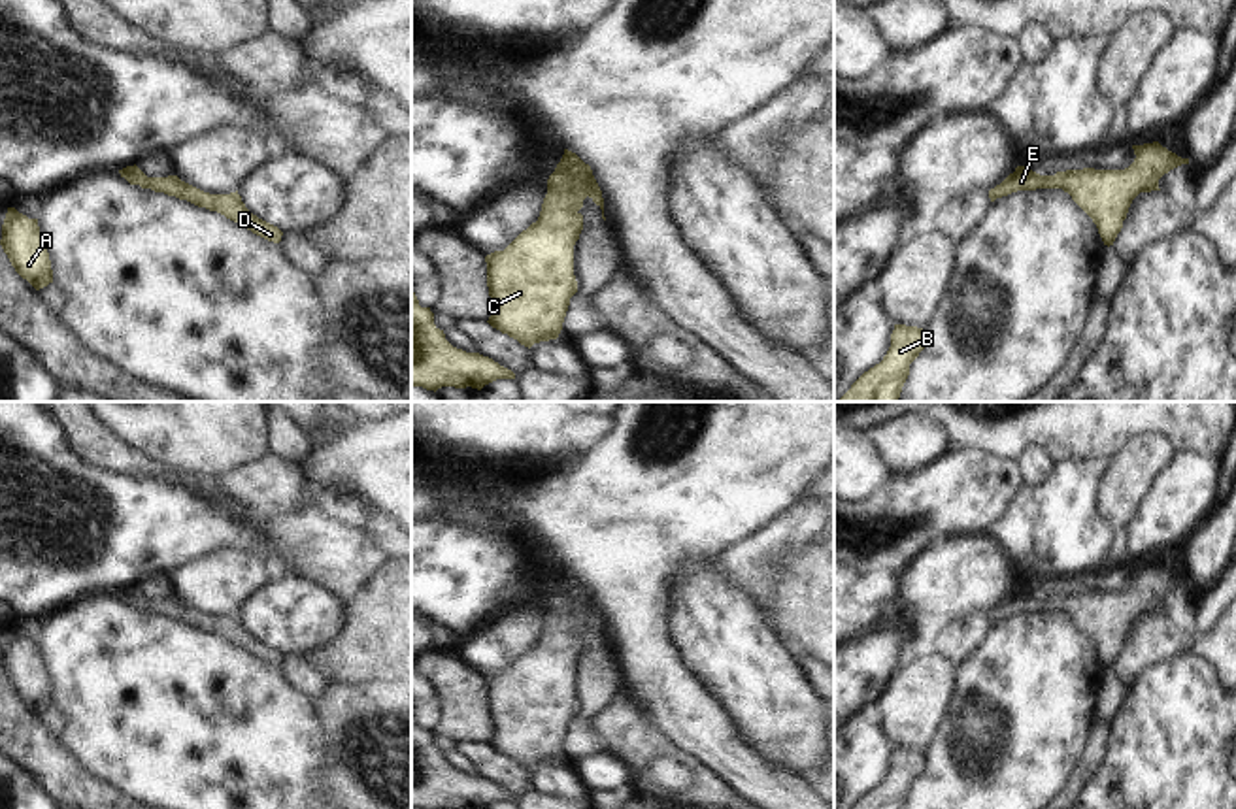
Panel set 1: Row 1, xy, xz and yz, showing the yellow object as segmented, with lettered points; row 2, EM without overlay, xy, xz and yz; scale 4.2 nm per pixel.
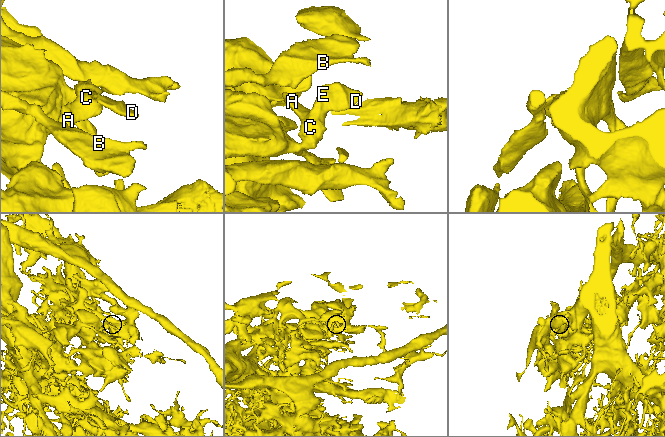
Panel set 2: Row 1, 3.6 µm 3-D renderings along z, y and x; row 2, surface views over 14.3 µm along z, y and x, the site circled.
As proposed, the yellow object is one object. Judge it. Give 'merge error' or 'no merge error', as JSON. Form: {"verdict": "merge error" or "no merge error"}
{"verdict": "no merge error"}

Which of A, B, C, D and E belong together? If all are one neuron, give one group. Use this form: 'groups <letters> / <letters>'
groups A B C D E

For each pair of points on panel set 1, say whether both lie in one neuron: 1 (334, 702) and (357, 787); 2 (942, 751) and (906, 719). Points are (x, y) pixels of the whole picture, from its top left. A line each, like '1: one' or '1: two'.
1: one
2: two

